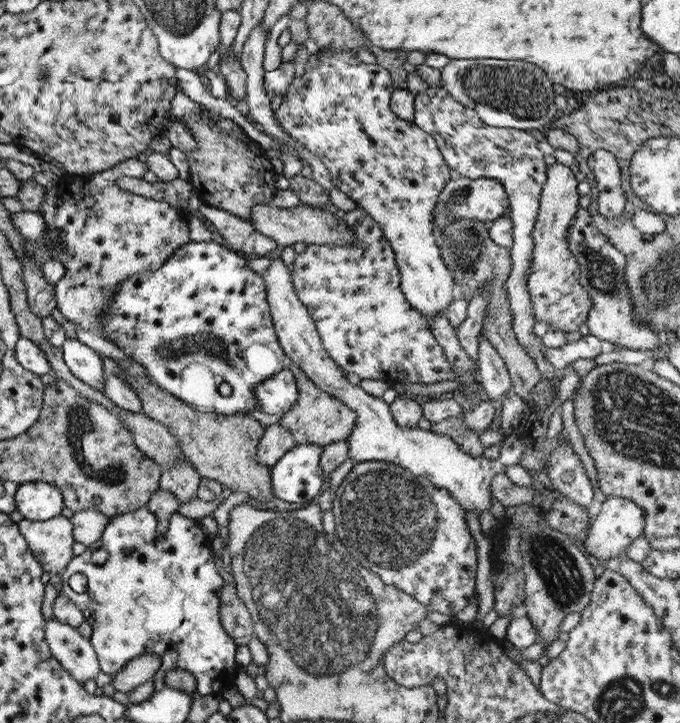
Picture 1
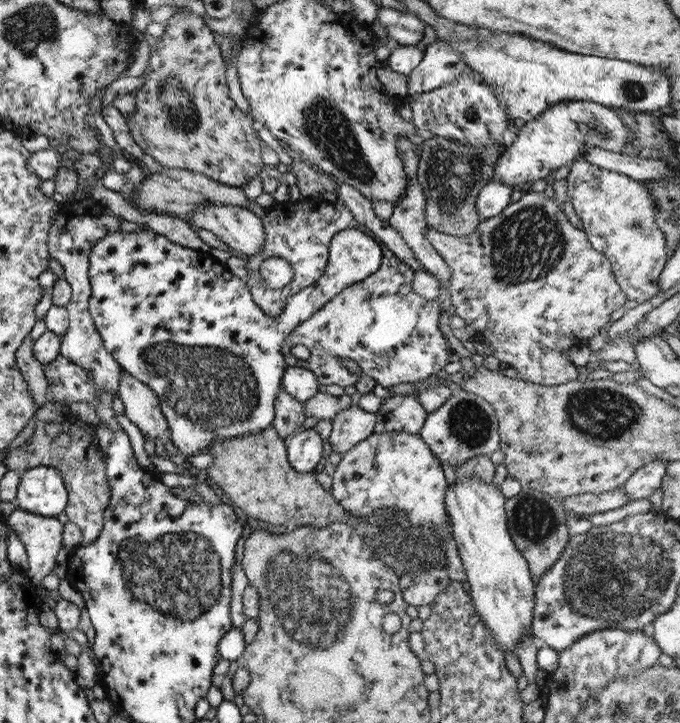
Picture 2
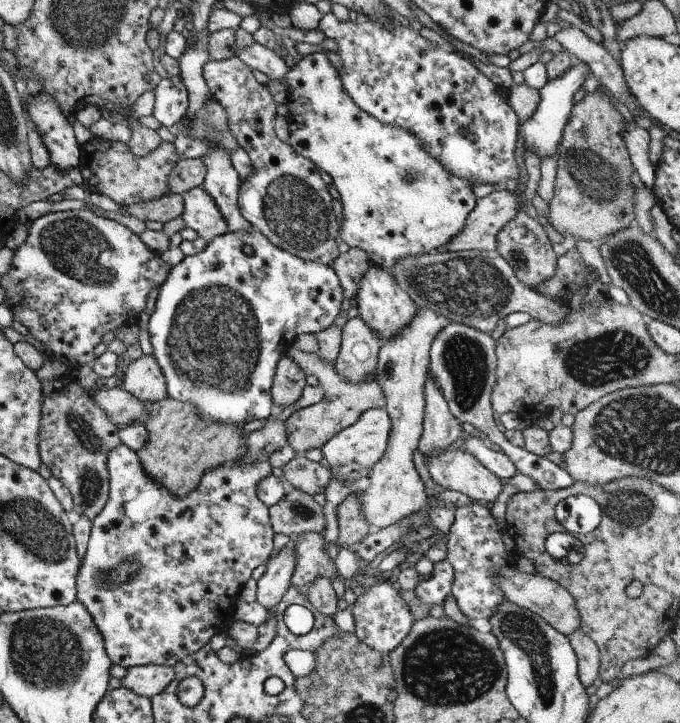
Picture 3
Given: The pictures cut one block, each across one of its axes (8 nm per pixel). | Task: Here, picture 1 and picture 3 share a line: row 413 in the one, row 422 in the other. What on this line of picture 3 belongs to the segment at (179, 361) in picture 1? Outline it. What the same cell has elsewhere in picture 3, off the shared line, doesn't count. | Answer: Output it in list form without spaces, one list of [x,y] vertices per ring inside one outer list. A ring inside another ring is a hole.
[[[251,225],[247,230],[226,232],[223,236],[213,238],[201,252],[184,256],[177,264],[172,265],[165,282],[158,289],[153,313],[149,315],[146,331],[151,344],[151,356],[157,362],[163,378],[165,378],[167,397],[193,404],[197,410],[197,416],[201,420],[215,422],[215,424],[244,424],[251,420],[265,420],[275,412],[271,402],[270,386],[277,361],[292,346],[295,336],[317,334],[317,332],[329,328],[333,324],[335,316],[339,314],[341,299],[342,288],[332,267],[325,266],[321,262],[303,262],[301,258],[297,258],[285,250],[279,250]]]

